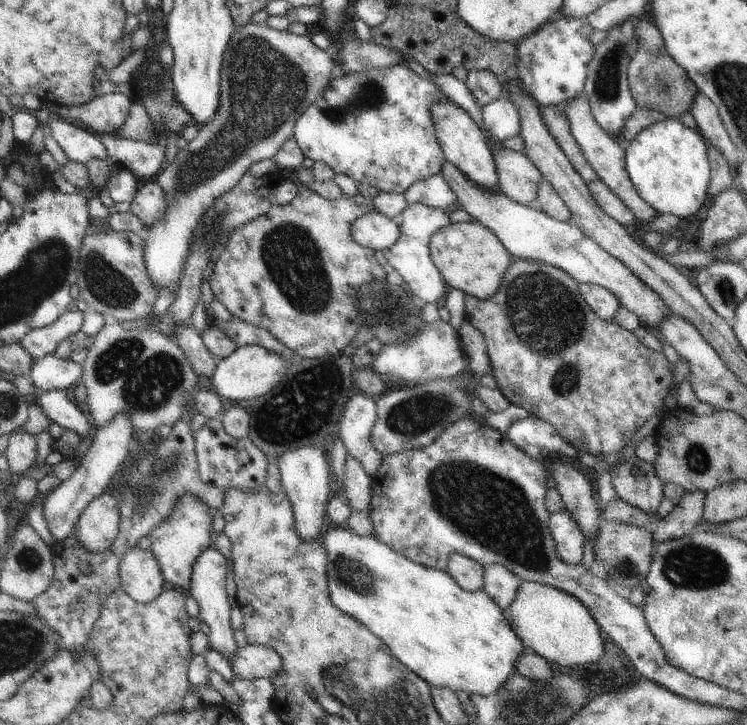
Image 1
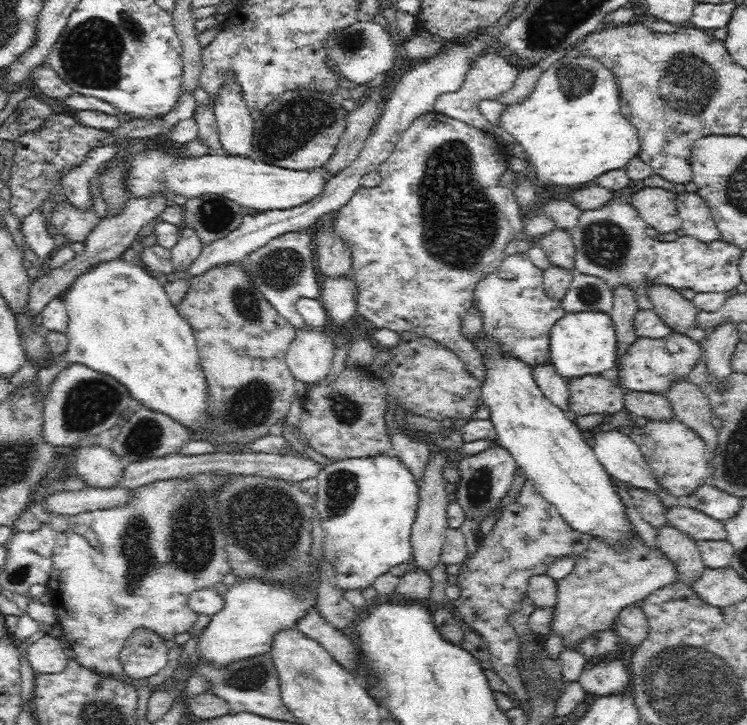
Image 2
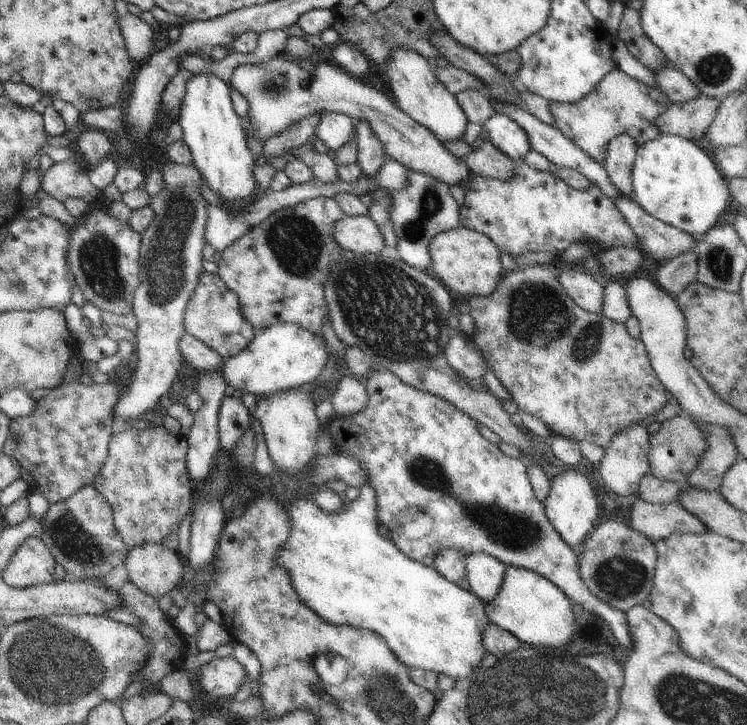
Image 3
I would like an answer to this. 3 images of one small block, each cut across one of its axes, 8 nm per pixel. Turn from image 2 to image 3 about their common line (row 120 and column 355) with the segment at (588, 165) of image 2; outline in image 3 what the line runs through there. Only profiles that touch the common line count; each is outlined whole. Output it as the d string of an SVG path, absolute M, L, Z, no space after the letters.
M368 480L361 487L360 496L356 500L346 503L346 506L340 512L324 512L312 500L306 500L302 494L298 494L298 496L292 499L292 502L286 503L286 514L292 520L292 528L290 528L292 532L290 532L290 538L286 540L286 546L282 546L282 550L278 552L276 564L282 566L288 574L292 574L292 586L294 586L300 602L306 602L306 606L310 610L314 610L318 616L322 616L324 620L328 620L332 624L348 624L348 626L354 626L354 628L364 628L371 632L376 632L388 644L392 654L409 669L422 668L422 670L434 672L436 675L444 674L450 676L455 680L466 678L466 676L470 676L472 672L478 670L480 660L487 653L484 644L482 644L482 628L486 624L490 624L490 618L488 618L486 608L484 608L484 601L480 600L478 596L474 596L472 592L462 590L458 583L444 578L433 567L425 566L420 562L407 558L398 550L398 546L392 540L380 536L378 533L379 521L377 520L376 490L374 490L374 486Z

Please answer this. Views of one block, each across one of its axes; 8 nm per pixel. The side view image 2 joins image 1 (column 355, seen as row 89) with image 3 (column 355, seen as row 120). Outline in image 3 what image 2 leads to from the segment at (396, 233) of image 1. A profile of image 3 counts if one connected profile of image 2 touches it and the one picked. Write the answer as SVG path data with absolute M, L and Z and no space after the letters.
M346 215L334 224L334 238L338 246L359 255L380 253L385 246L382 234L368 215Z

